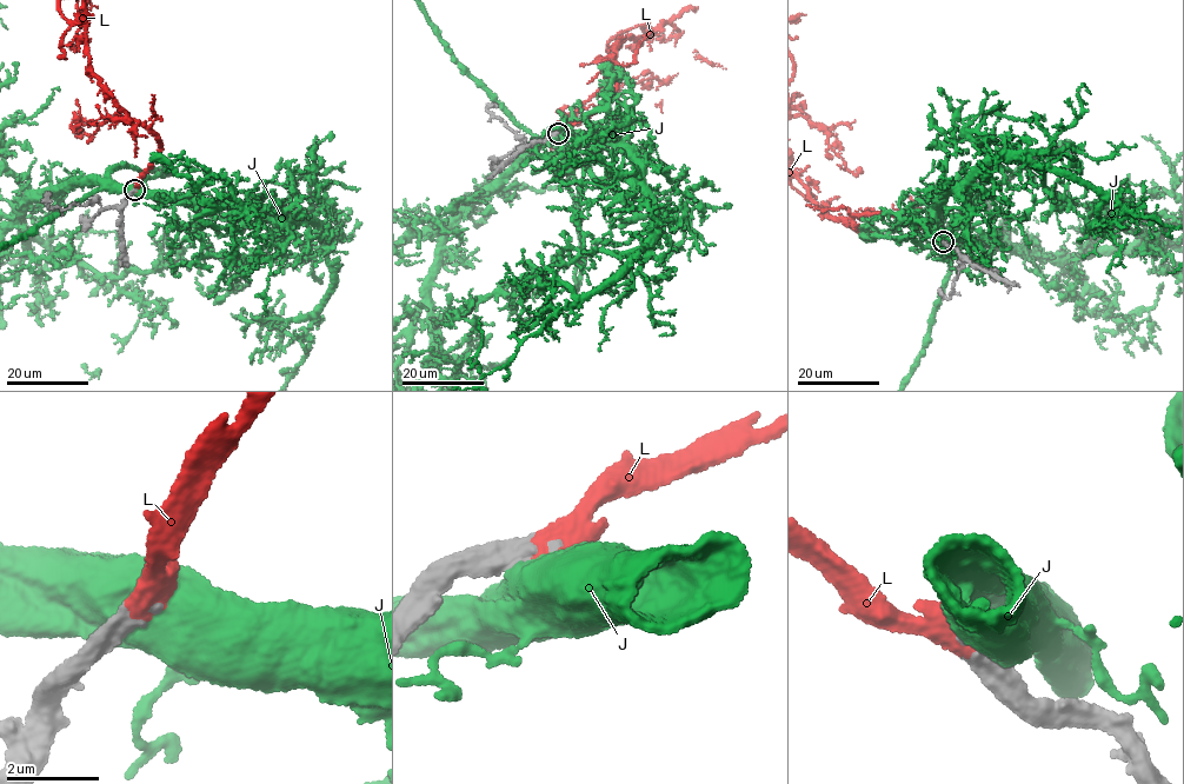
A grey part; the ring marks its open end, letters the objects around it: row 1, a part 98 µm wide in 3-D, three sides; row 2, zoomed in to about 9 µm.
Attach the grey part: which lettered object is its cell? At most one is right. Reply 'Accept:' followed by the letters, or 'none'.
Accept: L

